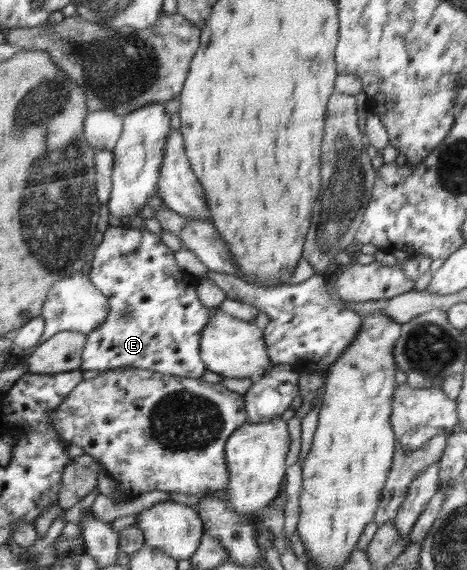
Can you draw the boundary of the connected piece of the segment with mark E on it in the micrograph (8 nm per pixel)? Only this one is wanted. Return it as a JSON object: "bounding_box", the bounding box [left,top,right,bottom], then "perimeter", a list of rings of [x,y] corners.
{"bounding_box":[82,223,215,378],"perimeter":[[[124,223],[121,227],[108,227],[102,235],[99,248],[87,274],[95,286],[110,299],[111,311],[105,323],[87,334],[86,347],[83,349],[82,370],[104,370],[122,368],[148,369],[170,376],[200,378],[207,365],[202,361],[203,329],[211,320],[215,307],[204,307],[198,299],[196,287],[206,278],[188,273],[176,261],[176,249],[152,233],[152,229],[132,229]]]}

